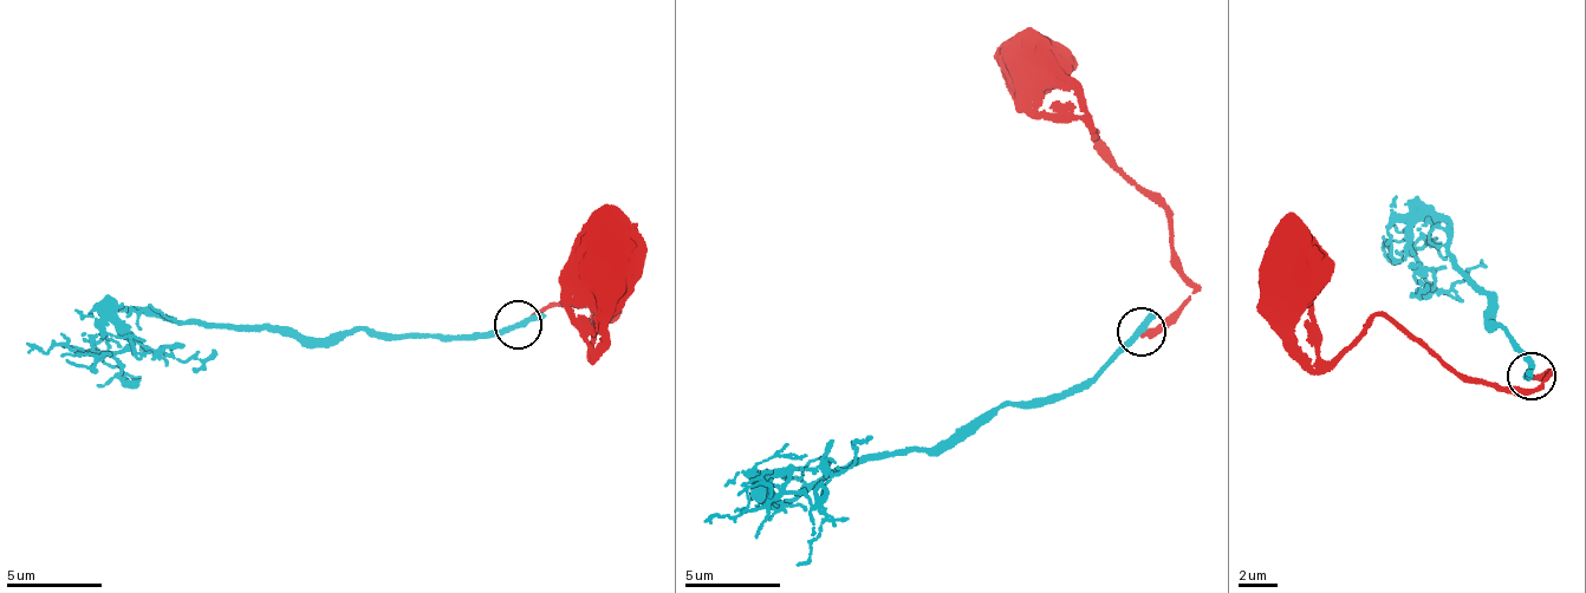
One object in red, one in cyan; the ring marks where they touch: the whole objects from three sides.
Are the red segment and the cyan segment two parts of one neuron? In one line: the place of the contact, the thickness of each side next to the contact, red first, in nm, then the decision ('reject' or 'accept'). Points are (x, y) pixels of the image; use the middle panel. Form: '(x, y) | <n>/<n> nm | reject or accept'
(1142, 331) | 260/280 nm | reject

